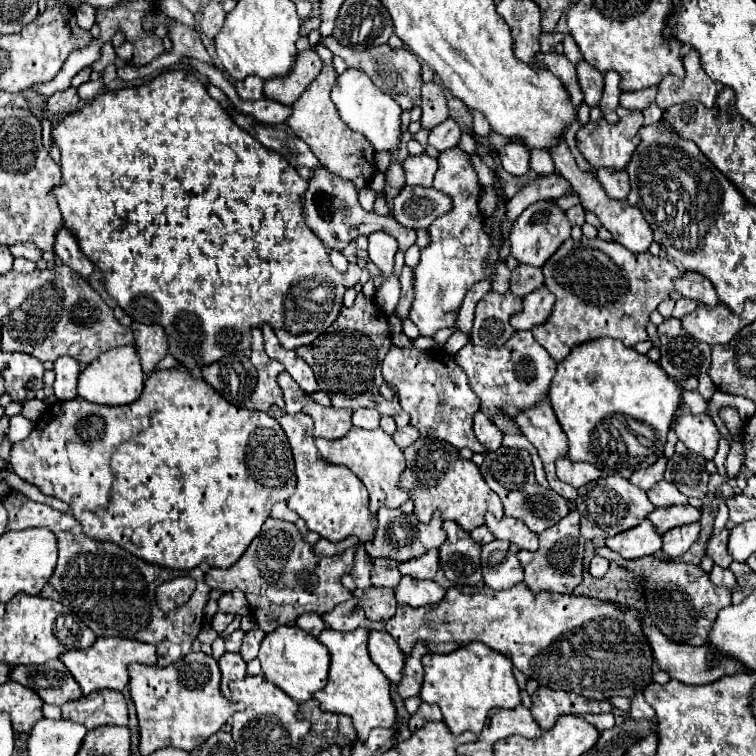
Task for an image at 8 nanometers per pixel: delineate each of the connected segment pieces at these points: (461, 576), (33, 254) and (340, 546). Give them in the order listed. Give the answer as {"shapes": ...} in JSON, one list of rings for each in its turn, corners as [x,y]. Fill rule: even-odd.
{"shapes":[[[[444,522],[448,534],[446,542],[440,546],[440,566],[448,580],[460,586],[474,586],[482,580],[480,572],[480,550],[482,546],[470,538],[456,522]]],[[[20,242],[20,244],[14,244],[10,248],[12,256],[20,256],[20,258],[26,258],[26,260],[32,260],[32,262],[38,262],[42,258],[42,250],[36,248],[36,244],[32,242]]],[[[320,538],[312,548],[318,556],[336,556],[336,554],[344,552],[346,548],[350,548],[350,542],[348,542],[348,538],[342,540],[342,542],[330,542],[330,540]]]]}

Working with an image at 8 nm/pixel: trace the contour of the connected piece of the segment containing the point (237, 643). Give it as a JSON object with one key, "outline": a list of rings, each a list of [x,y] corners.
{"outline":[[[240,628],[234,630],[232,634],[228,634],[226,636],[226,650],[228,652],[238,652],[240,646],[242,646],[242,636],[244,636],[244,632]]]}

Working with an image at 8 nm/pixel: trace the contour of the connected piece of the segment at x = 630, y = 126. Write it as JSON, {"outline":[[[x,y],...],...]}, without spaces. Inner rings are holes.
{"outline":[[[618,108],[618,124],[608,124],[604,118],[598,122],[588,122],[582,126],[576,134],[576,146],[580,154],[590,162],[592,168],[614,168],[614,170],[624,170],[628,166],[628,160],[632,158],[632,152],[640,144],[638,130],[642,128],[642,112],[640,110],[626,110]]]}

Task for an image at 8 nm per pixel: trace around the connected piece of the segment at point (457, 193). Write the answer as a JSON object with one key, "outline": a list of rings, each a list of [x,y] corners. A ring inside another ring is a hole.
{"outline":[[[460,148],[444,150],[438,158],[434,188],[452,198],[452,210],[430,224],[428,230],[432,242],[420,252],[420,262],[414,268],[416,298],[410,310],[410,320],[418,326],[420,336],[434,336],[442,328],[456,326],[456,316],[468,288],[486,276],[488,248],[492,248],[492,236],[484,232],[484,216],[478,208],[482,186],[470,162],[470,154]]]}

